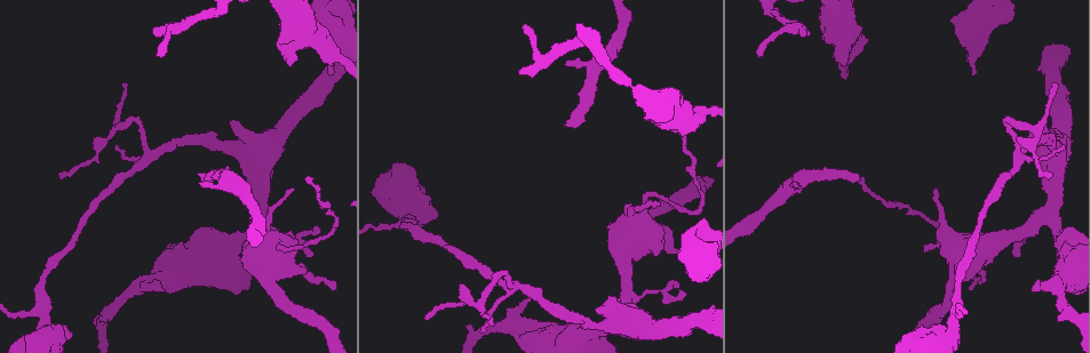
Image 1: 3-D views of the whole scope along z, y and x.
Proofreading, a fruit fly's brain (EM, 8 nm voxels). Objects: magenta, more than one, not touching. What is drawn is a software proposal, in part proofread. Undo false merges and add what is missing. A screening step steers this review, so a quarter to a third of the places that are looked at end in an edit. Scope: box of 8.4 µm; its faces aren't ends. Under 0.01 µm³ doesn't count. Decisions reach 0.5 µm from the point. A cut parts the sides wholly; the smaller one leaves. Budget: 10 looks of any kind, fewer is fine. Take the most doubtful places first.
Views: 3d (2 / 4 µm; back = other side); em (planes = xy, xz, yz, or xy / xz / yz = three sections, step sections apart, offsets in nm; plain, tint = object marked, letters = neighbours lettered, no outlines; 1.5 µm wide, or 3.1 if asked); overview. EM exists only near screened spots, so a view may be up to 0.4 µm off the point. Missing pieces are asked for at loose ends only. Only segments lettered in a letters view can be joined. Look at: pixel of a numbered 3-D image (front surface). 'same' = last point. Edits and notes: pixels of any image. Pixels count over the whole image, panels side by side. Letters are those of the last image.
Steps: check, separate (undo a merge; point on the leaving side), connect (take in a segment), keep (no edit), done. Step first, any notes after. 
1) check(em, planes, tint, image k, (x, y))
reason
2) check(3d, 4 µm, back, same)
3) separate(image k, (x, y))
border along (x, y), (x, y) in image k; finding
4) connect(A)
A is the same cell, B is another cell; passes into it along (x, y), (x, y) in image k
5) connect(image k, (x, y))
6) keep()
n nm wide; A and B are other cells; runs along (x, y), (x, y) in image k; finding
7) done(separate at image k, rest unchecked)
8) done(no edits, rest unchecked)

check(3d, 4 µm, image 1, (566, 125))
branch stops here

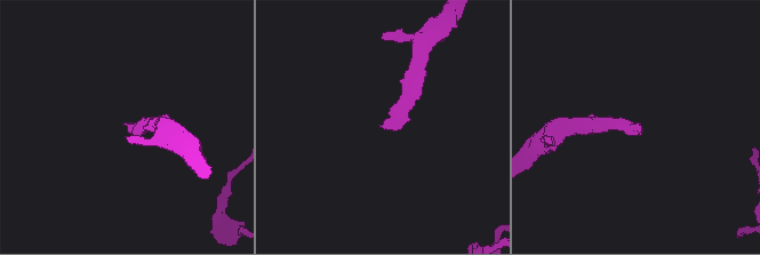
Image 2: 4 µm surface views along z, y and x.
check(em, xy, step 4, letters, image 2, (382, 126))
need the tissue

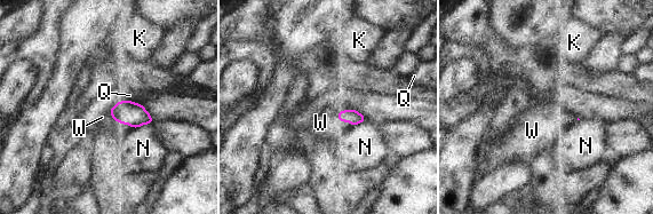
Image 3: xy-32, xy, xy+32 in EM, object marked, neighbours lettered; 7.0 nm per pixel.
connect(W)
W is the same cell, K, N and Q are other cells; the cell continues

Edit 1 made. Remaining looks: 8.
check(em, planes, letters, image 1, (1033, 289))
thick end

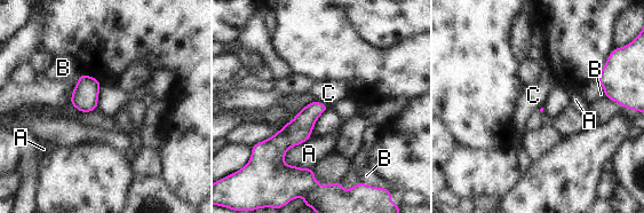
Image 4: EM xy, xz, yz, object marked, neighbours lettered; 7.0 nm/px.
keep()
A, B and C are other cells; border along (313, 101), (320, 101), (330, 108) in image 4; no lettered segment goes on from it

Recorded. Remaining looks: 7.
check(em, planes, letters, image 1, (972, 73))
an open end

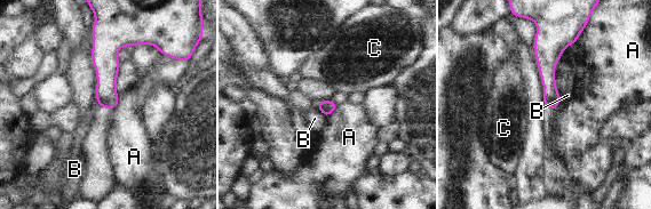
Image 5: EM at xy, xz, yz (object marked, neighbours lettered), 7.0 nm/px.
keep()
A, B and C are other cells; no lettered segment goes on from it

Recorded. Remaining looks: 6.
check(em, xz, step 4, letters, image 1, (521, 69))
free end

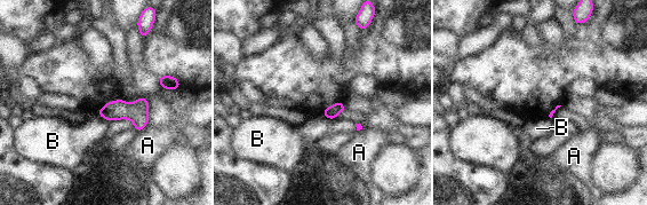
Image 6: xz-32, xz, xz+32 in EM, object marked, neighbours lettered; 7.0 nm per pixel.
keep()
B touches over 110 nm; A and B are other cells; border along (96, 115), (109, 121) in image 6; none of them fits

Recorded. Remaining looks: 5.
done(connect at image 3, rest unchecked)

